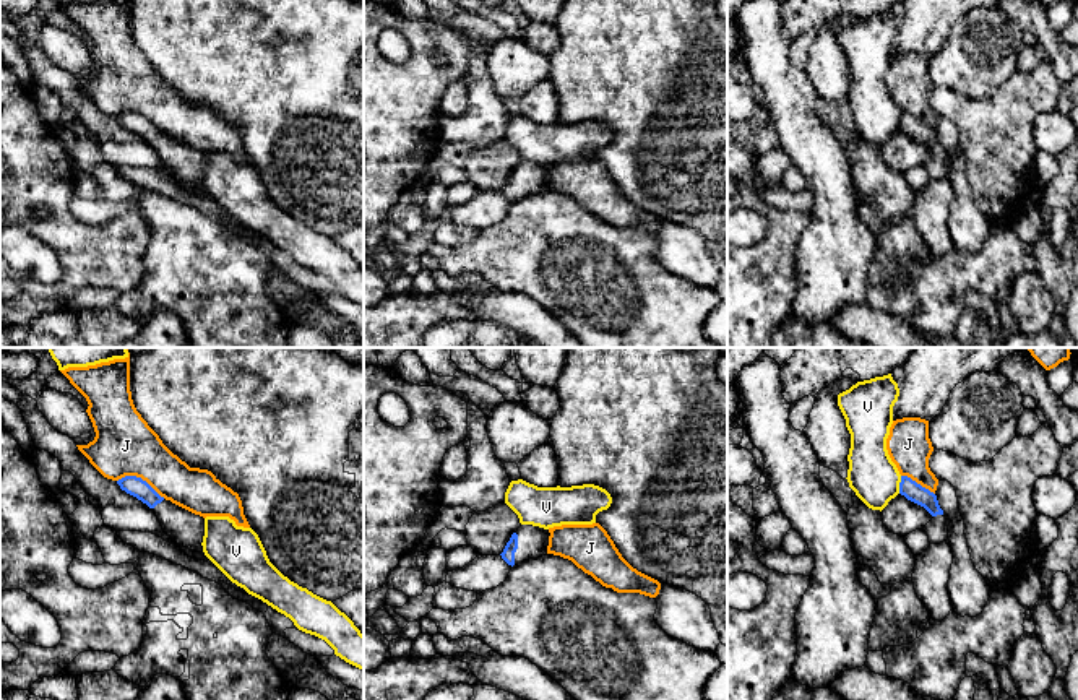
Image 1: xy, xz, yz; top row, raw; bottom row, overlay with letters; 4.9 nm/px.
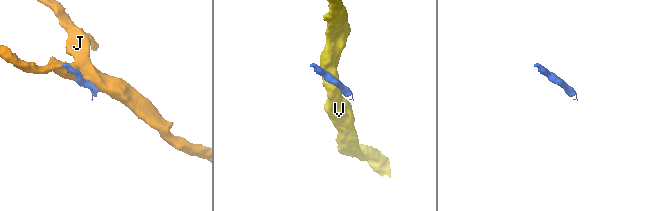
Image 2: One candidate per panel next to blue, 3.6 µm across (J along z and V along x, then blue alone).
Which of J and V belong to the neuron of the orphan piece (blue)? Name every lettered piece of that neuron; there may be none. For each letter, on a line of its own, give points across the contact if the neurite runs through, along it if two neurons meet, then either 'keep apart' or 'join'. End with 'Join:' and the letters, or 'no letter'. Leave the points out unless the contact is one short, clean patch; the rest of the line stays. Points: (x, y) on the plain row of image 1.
J: keep apart
V: keep apart
Join: no letter

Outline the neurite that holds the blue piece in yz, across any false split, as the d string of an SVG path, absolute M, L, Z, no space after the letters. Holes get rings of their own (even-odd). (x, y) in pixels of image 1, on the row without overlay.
M901 112L899 130L924 143L932 151L932 156L922 164L927 169L930 180L940 180L948 175L946 156L934 128L922 123L911 114Z

